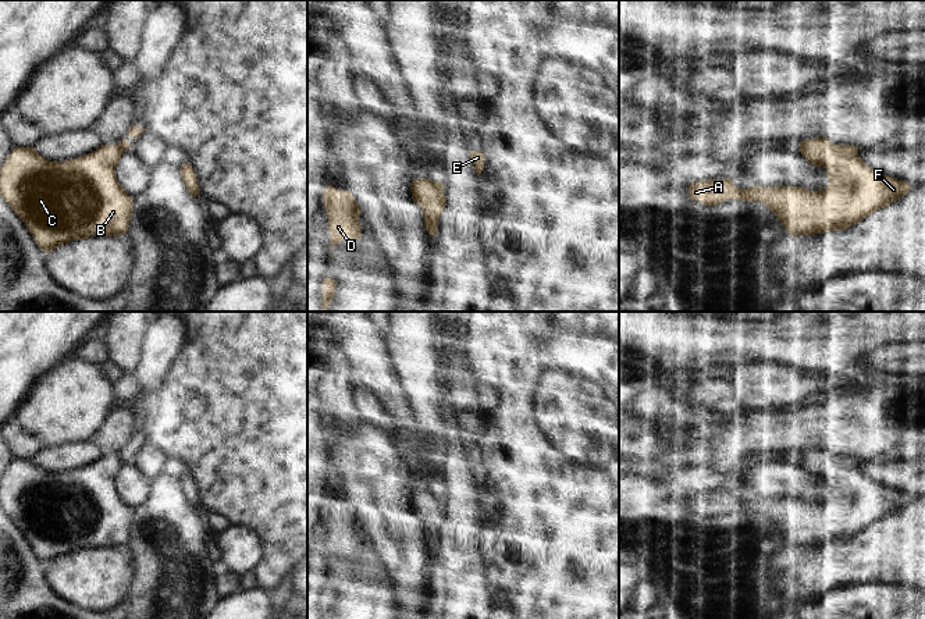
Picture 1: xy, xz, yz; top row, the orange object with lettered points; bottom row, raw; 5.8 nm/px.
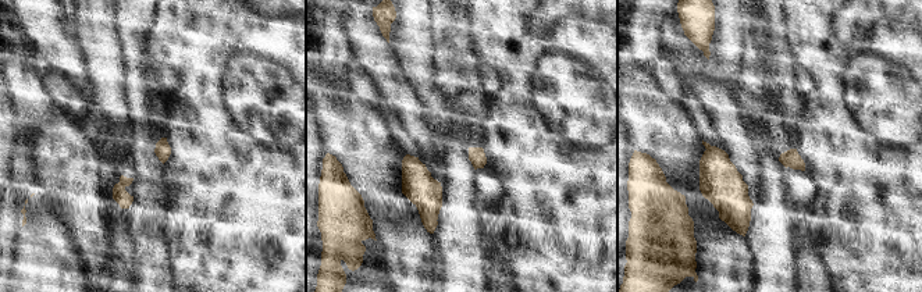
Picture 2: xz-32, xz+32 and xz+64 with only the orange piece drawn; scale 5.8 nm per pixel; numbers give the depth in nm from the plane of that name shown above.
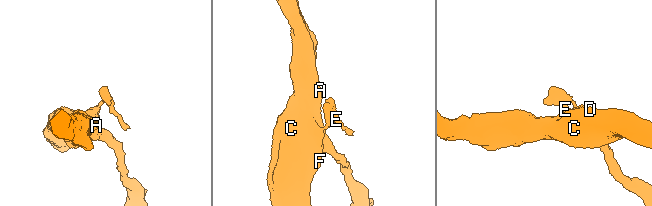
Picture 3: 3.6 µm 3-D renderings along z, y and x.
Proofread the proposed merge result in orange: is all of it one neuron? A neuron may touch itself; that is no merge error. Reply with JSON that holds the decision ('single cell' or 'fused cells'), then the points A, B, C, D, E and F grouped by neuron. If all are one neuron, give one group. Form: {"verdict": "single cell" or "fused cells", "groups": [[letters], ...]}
{"verdict": "fused cells", "groups": [["A", "B", "C", "D", "F"], ["E"]]}

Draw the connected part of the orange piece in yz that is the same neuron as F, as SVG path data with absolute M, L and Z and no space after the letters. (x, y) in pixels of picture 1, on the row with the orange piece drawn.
M812 138L800 152L808 163L826 168L826 188L807 191L804 186L780 185L739 189L730 178L723 178L691 182L689 196L707 206L732 199L761 202L776 213L790 236L797 236L847 230L911 189L908 182L868 167L853 145Z

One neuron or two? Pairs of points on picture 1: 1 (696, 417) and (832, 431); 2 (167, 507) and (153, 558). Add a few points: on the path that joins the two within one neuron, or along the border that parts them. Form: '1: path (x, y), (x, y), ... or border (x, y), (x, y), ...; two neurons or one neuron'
1: path (729, 431), (799, 431); one neuron
2: path (166, 519), (166, 545); one neuron

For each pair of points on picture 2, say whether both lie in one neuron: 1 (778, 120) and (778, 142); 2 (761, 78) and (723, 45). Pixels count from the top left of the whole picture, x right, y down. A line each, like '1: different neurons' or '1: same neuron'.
1: same neuron
2: different neurons

